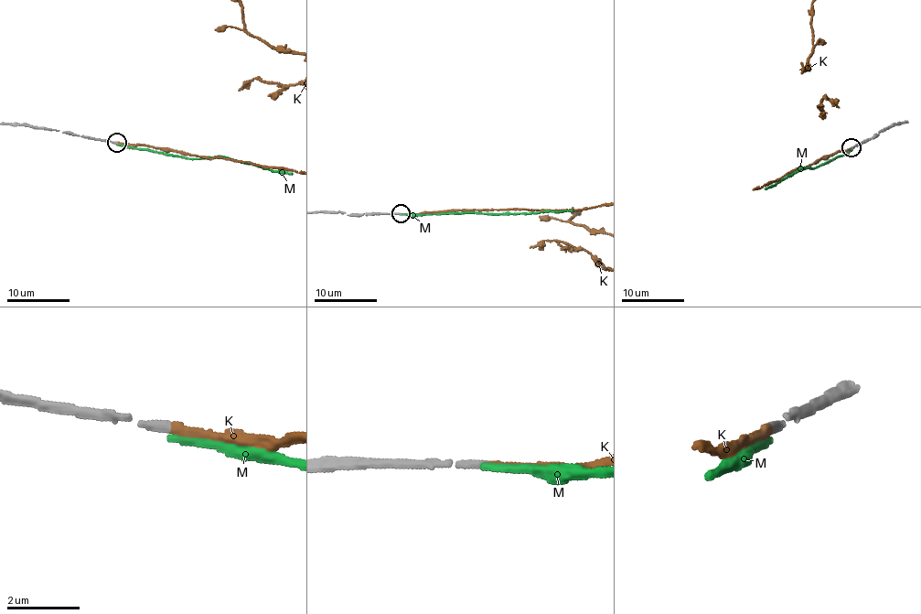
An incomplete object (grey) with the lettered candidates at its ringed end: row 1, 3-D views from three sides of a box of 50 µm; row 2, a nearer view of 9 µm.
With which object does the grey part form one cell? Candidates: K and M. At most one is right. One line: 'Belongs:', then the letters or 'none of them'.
Belongs: K

